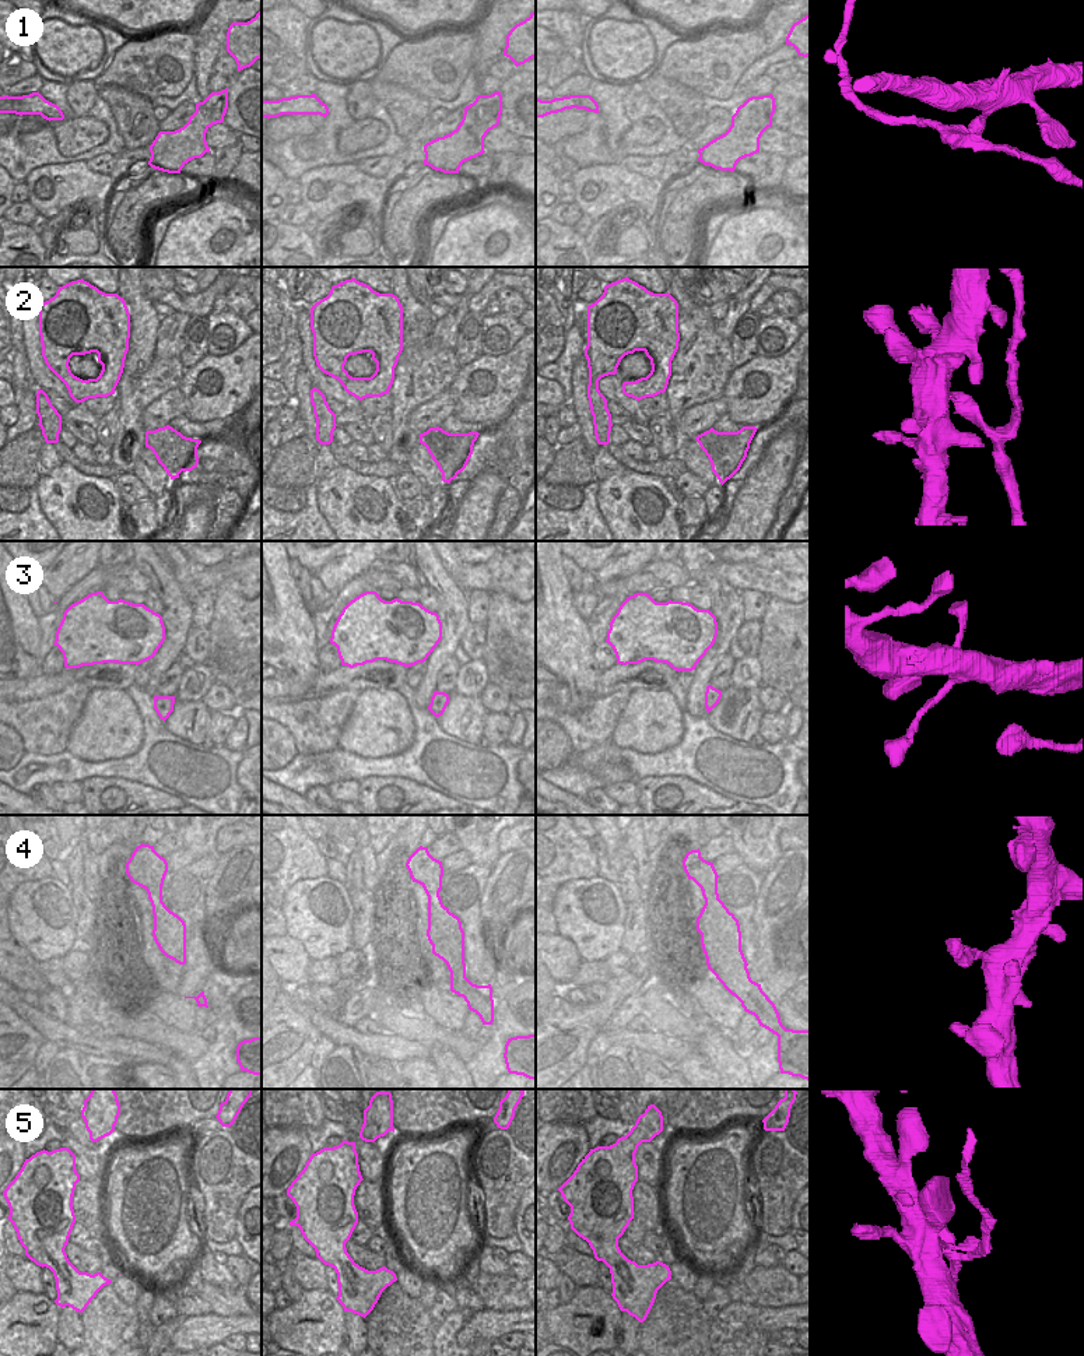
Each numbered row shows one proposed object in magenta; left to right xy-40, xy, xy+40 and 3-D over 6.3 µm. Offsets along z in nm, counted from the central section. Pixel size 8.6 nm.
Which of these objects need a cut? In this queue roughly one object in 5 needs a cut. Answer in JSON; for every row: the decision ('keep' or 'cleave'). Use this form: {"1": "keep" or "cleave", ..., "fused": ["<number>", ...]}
{"1": "cleave", "2": "cleave", "3": "keep", "4": "keep", "5": "cleave", "fused": ["1", "2", "5"]}

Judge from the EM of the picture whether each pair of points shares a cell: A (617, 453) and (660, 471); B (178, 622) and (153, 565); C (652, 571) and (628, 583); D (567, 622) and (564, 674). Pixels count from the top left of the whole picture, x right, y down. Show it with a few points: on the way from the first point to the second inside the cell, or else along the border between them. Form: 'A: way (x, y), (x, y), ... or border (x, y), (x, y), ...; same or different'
A: way (628, 463), (649, 469); same
B: way (178, 608), (162, 579); same
C: way (646, 576), (641, 582), (634, 583); same
D: way (564, 635), (564, 661); same

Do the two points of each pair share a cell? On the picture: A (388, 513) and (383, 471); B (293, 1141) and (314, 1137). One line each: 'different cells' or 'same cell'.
A: different cells
B: different cells

